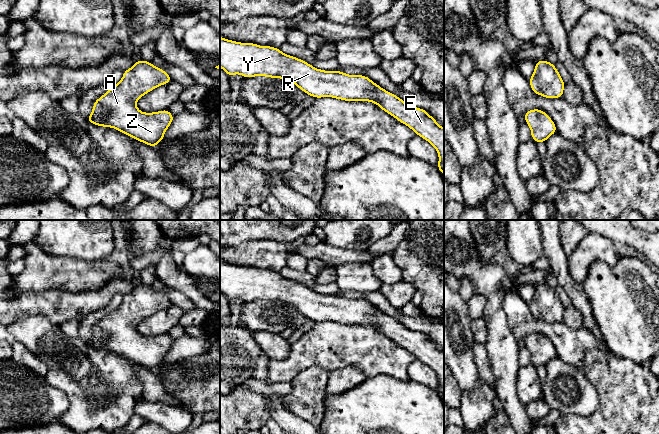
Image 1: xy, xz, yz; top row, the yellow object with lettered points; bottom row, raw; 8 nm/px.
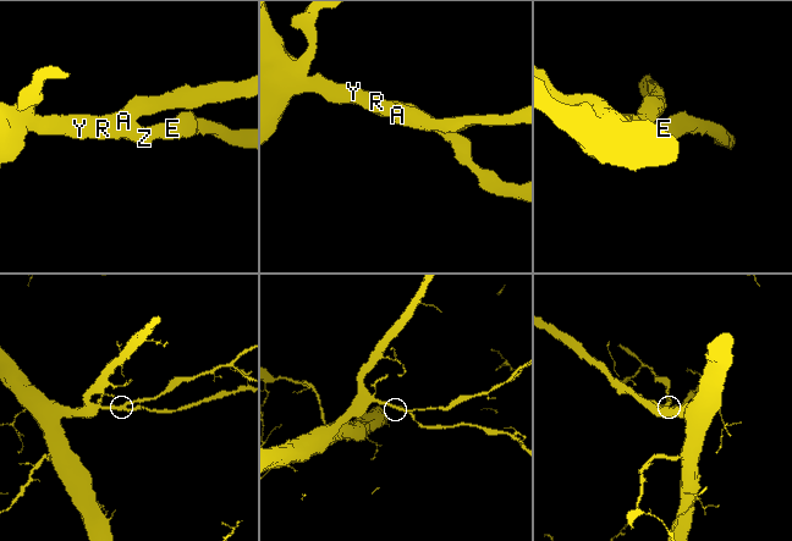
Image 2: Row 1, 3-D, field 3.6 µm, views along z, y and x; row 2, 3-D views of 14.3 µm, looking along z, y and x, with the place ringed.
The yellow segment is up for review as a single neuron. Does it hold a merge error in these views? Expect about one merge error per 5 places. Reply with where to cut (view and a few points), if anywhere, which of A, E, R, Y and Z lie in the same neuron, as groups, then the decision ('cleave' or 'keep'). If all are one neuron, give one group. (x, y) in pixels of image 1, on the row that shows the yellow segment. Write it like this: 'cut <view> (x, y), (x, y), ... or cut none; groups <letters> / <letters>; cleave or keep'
cut none; groups A E R Y Z; keep

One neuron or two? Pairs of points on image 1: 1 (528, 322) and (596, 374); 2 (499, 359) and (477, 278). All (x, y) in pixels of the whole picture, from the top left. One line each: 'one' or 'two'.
1: one
2: one

